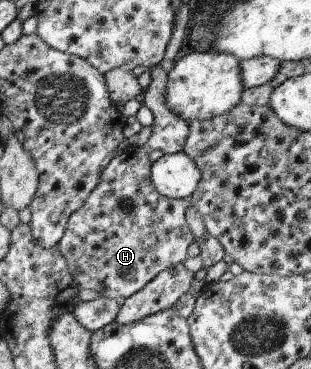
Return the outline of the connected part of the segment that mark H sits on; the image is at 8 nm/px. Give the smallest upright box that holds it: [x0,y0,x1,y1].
[57,65,193,300]

